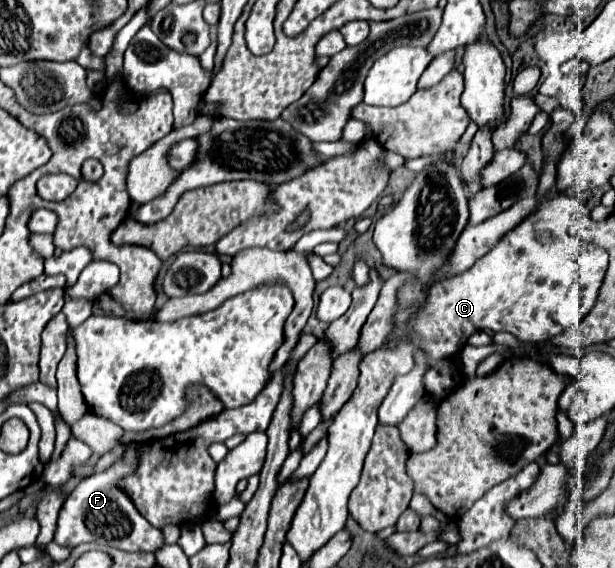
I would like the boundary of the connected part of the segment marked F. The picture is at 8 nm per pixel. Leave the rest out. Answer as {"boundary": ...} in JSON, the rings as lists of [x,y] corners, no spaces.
{"boundary":[[[130,442],[124,444],[124,454],[106,470],[84,478],[76,490],[68,496],[64,502],[58,522],[56,522],[56,532],[54,532],[54,542],[60,546],[74,548],[84,542],[96,542],[112,548],[120,548],[126,552],[154,552],[158,550],[164,540],[158,528],[154,528],[134,506],[132,498],[120,488],[120,480],[132,476],[132,472],[138,470],[140,466],[140,442]]]}

